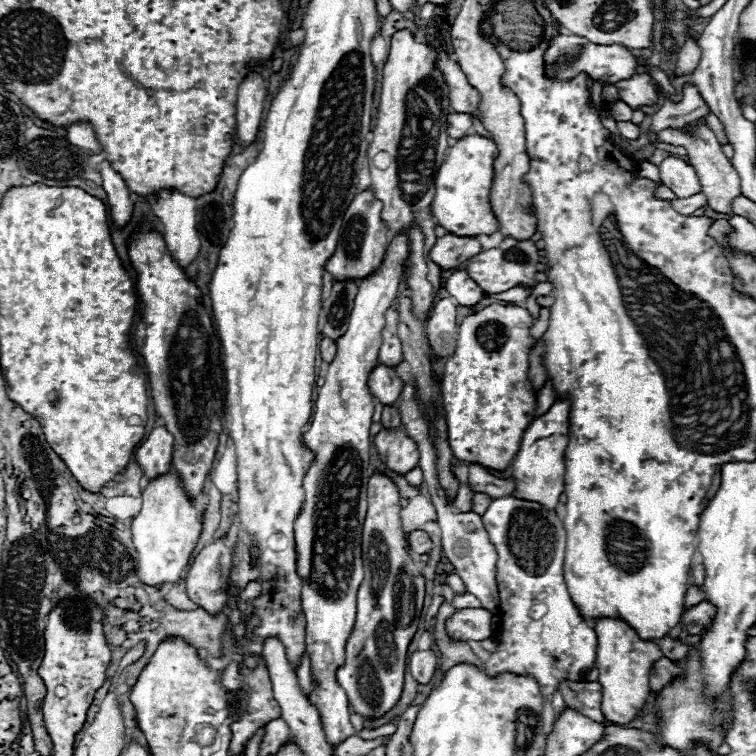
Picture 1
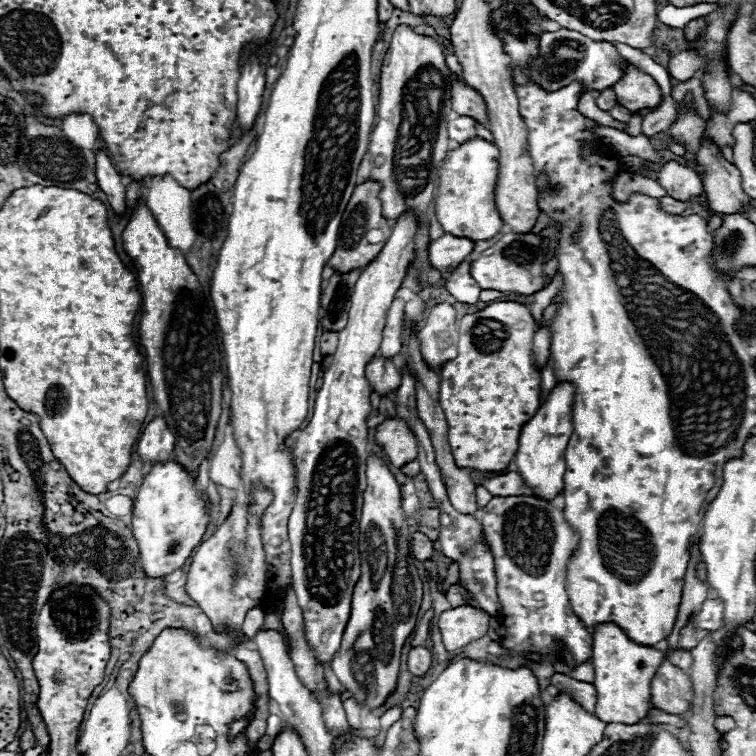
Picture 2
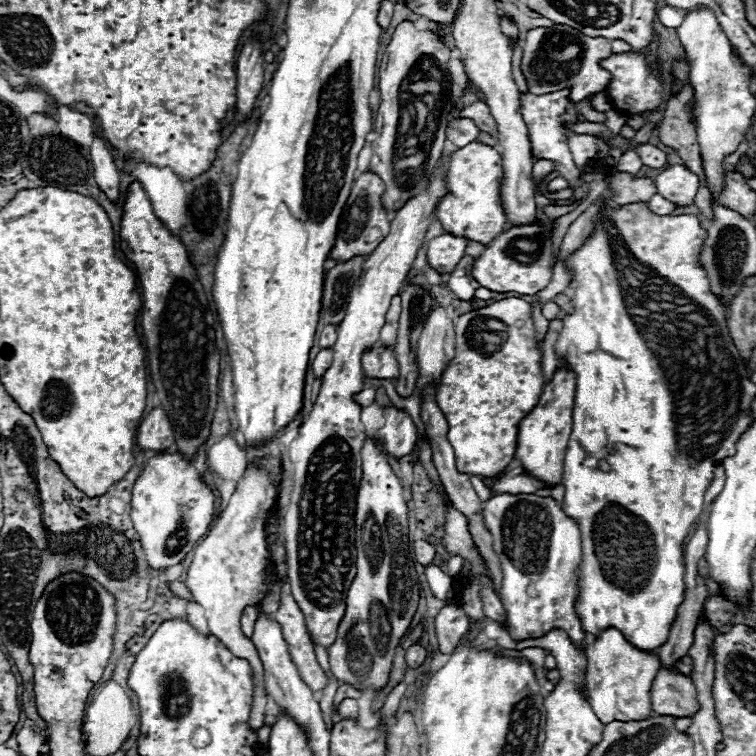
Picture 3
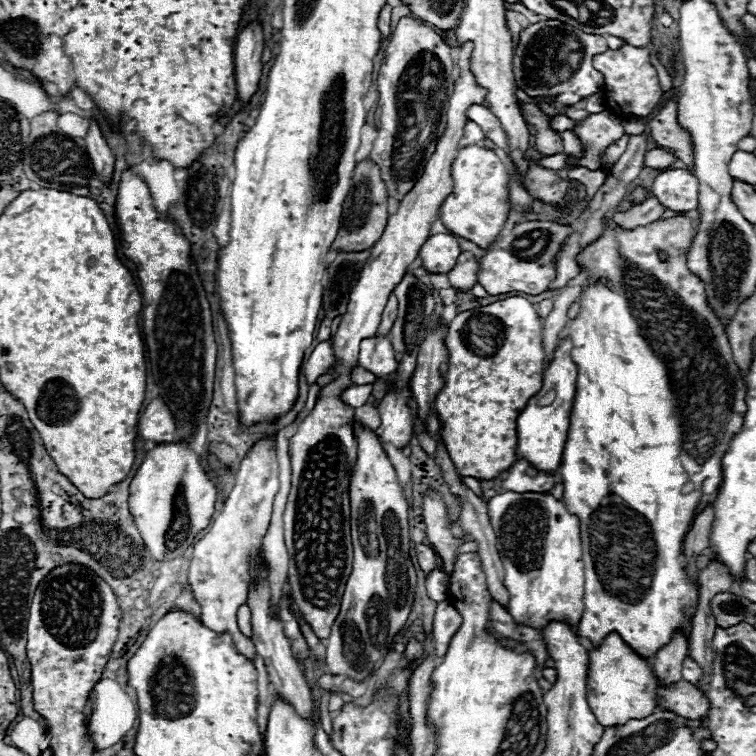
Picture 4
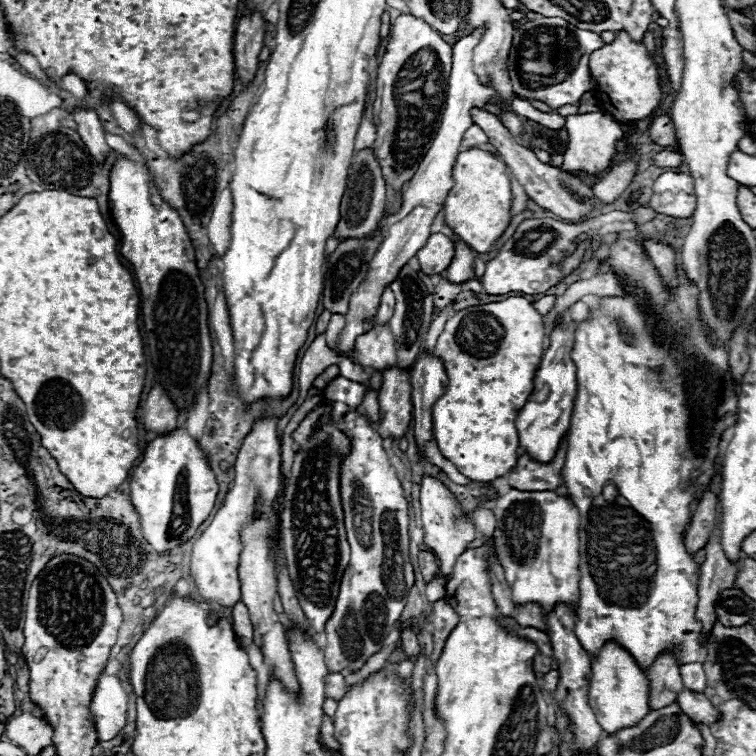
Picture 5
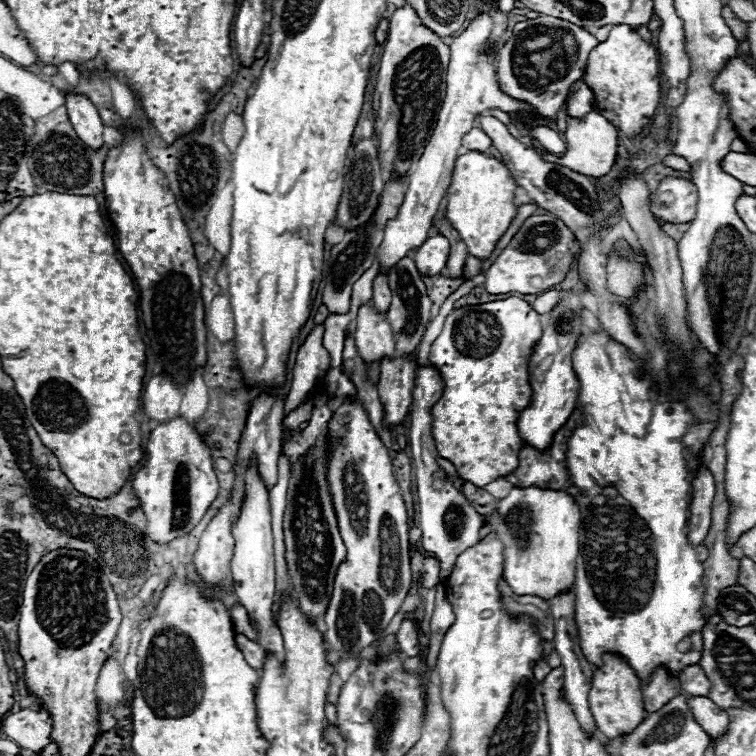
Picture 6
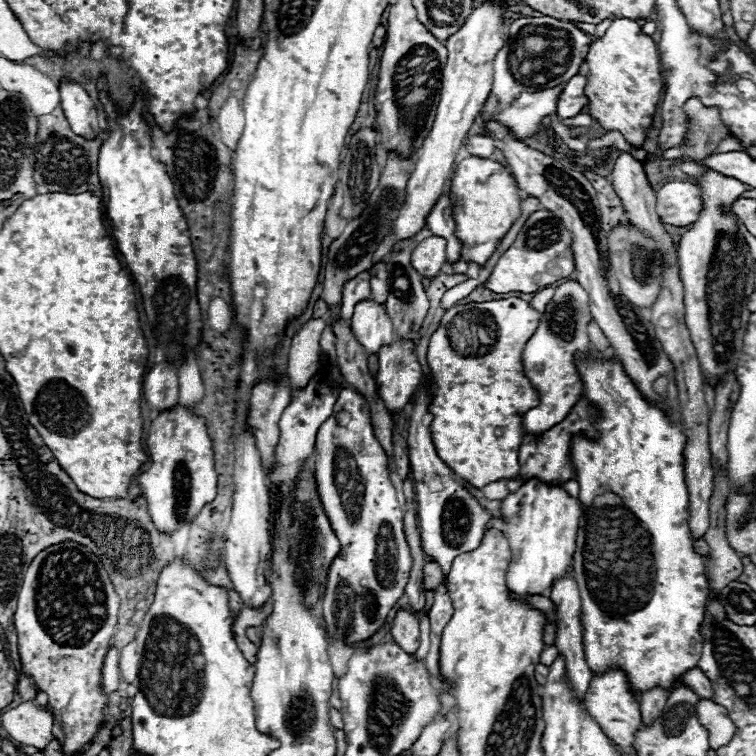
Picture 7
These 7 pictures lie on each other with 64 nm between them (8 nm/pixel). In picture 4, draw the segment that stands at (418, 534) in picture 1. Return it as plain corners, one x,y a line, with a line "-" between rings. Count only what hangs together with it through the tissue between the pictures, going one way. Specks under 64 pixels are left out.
416,544
416,556
418,556
420,568
422,568
426,574
436,568
436,558
438,558
438,556
436,556
436,552
434,552
432,546
428,546
428,544

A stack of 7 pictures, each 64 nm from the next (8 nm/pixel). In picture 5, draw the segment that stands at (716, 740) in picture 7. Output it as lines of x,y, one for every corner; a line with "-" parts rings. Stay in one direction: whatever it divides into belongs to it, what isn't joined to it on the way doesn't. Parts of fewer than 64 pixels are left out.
684,688
678,696
676,702
680,706
680,710
692,720
692,722
702,722
702,724
712,724
718,718
716,708
712,706
712,702
704,696
704,692
688,692
688,688

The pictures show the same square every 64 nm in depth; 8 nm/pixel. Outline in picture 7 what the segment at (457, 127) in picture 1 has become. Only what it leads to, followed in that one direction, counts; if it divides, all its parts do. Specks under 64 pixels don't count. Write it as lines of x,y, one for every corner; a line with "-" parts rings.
472,134
466,138
466,150
468,154
480,156
480,158
490,158
490,154
494,152
494,138
490,136
482,136
482,134

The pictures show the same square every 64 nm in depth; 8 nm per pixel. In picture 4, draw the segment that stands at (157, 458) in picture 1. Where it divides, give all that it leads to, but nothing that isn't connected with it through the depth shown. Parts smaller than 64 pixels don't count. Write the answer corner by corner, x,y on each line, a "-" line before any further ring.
160,398
152,400
140,416
138,434
144,440
162,444
162,442
174,440
174,430
176,430
176,424
174,424
174,418
172,418
168,406

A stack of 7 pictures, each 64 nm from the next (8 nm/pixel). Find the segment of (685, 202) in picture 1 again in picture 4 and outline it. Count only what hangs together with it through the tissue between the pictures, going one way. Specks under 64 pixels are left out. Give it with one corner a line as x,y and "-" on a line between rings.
650,196
644,204
634,205
628,211
606,215
603,218
603,225
604,228
608,228
608,224
614,221
621,228
631,230
634,229
634,226
638,226
638,224
642,226
642,224
658,220
664,212
666,212
666,208
654,196

